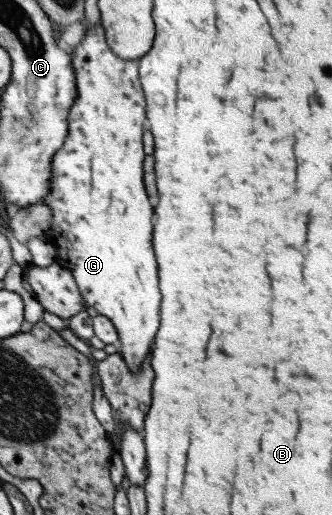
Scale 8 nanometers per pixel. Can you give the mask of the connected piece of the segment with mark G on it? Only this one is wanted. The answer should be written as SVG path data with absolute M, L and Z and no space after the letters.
M100 21L95 26L84 24L84 35L73 47L70 59L76 97L68 108L68 131L60 149L51 155L51 186L41 205L46 206L51 215L49 229L55 241L52 244L58 250L56 263L68 268L84 304L112 322L119 341L117 350L129 370L137 372L151 351L151 341L159 326L161 302L151 244L153 207L148 203L143 184L145 153L141 137L146 126L145 99L136 61L116 59L105 42Z

